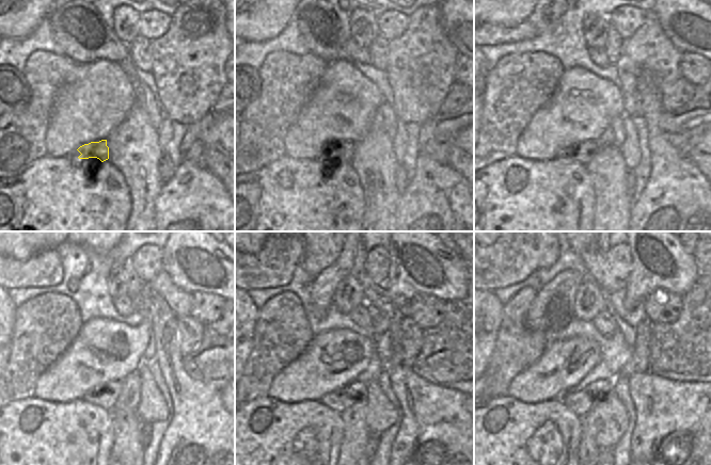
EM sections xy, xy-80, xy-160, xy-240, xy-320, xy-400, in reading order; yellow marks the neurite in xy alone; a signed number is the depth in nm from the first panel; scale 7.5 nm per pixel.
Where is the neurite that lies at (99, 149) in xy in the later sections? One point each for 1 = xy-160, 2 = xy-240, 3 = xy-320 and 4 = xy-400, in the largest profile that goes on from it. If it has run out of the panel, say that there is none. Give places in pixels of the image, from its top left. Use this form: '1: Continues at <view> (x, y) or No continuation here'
1: Continues at xy-160 (583, 153)
2: Continues at xy-240 (106, 395)
3: Continues at xy-320 (340, 400)
4: Continues at xy-400 (581, 402)

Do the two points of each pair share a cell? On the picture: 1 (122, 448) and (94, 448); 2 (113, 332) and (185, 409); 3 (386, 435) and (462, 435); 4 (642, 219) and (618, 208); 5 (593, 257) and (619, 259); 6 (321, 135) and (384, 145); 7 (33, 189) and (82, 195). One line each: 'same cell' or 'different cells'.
1: different cells
2: different cells
3: different cells
4: different cells
5: different cells
6: different cells
7: same cell

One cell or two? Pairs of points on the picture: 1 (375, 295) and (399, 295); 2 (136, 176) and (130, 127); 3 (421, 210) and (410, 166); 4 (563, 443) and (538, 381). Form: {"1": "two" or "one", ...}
{"1": "two", "2": "one", "3": "two", "4": "two"}

